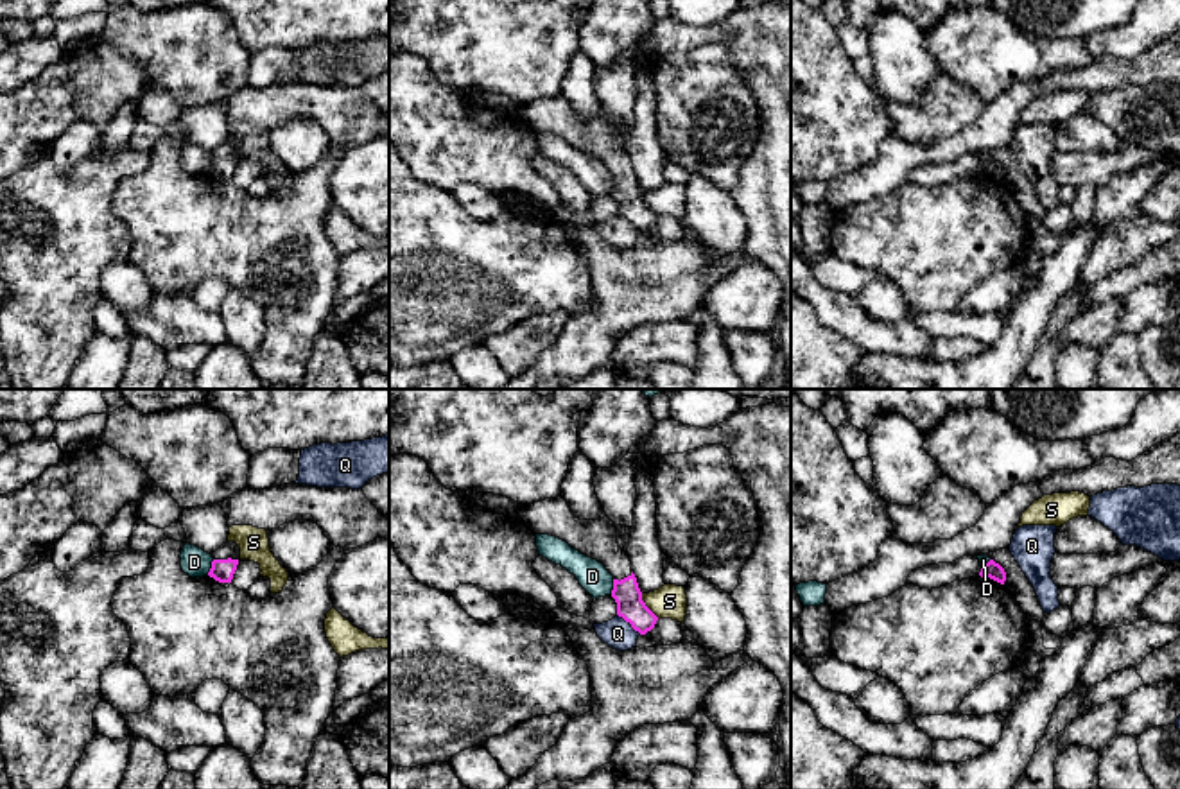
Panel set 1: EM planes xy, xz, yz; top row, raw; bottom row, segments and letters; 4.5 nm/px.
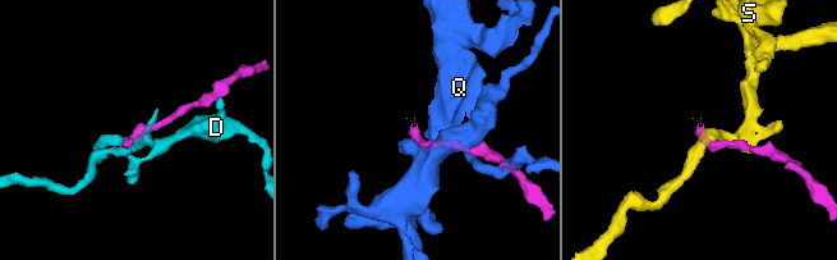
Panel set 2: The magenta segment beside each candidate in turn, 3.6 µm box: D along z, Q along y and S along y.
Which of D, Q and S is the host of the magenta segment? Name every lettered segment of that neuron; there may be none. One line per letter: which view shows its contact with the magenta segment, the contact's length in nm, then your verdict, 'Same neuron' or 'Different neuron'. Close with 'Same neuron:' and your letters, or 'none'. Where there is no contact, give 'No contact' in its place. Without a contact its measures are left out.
D: Touches magenta in xy. Shared border 80 nm. Different neuron
Q: Touches magenta in xz. Shared border 140 nm. Different neuron
S: Touches magenta in xz. Shared border 140 nm. Different neuron
Same neuron: none

